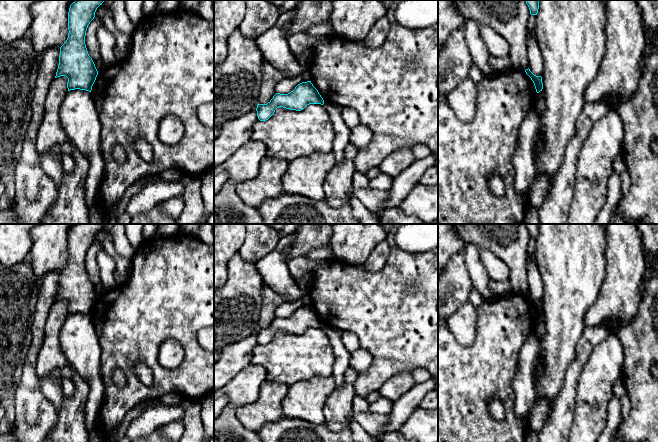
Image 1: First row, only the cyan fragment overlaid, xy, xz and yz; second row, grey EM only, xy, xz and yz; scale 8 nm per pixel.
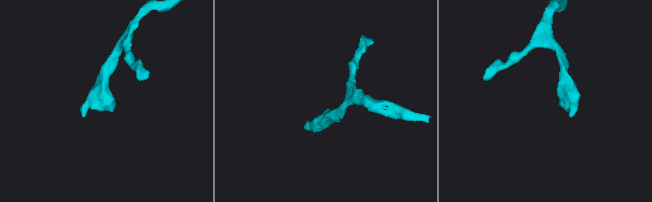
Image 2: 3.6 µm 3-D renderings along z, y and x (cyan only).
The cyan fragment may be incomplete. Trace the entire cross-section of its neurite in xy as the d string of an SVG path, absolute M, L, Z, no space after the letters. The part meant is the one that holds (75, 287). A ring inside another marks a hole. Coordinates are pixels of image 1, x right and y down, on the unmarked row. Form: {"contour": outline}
{"contour": "M76 224L68 236L68 262L60 271L56 300L68 302L68 315L80 313L91 316L98 295L89 280L85 260L88 249L104 224Z"}

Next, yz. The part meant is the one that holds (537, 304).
{"contour": "M529 292L526 293L525 296L531 302L531 304L533 305L535 313L536 313L536 316L539 317L540 315L542 315L542 313L543 313L542 301L534 299L530 295Z"}

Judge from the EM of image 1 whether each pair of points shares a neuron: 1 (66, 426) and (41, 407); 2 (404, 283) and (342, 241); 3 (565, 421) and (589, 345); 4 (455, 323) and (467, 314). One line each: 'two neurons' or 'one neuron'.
1: two neurons
2: two neurons
3: one neuron
4: one neuron

